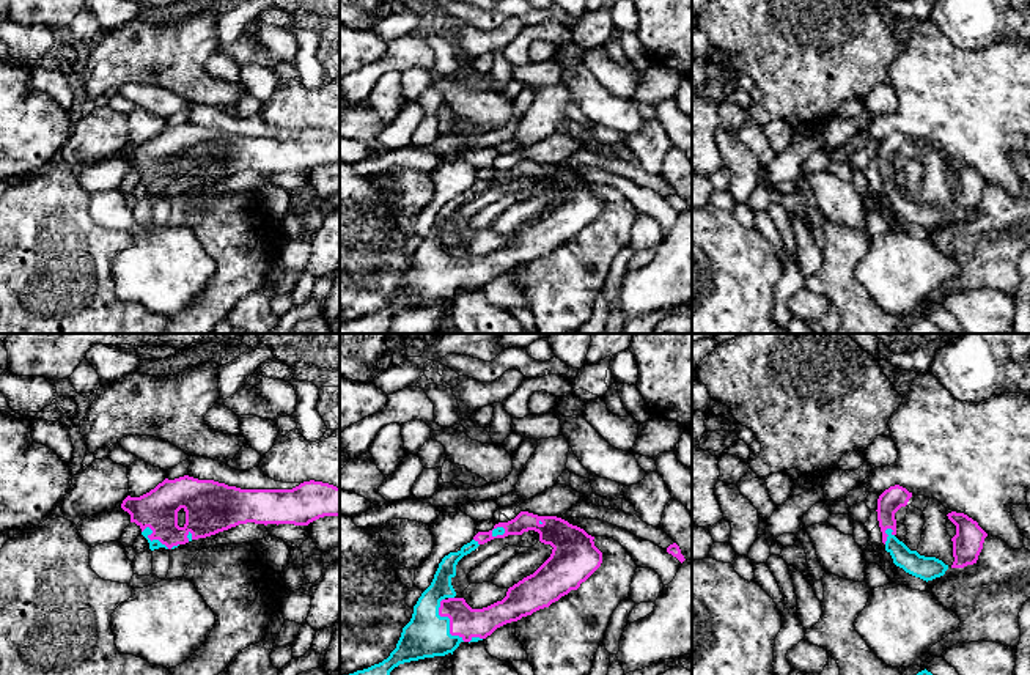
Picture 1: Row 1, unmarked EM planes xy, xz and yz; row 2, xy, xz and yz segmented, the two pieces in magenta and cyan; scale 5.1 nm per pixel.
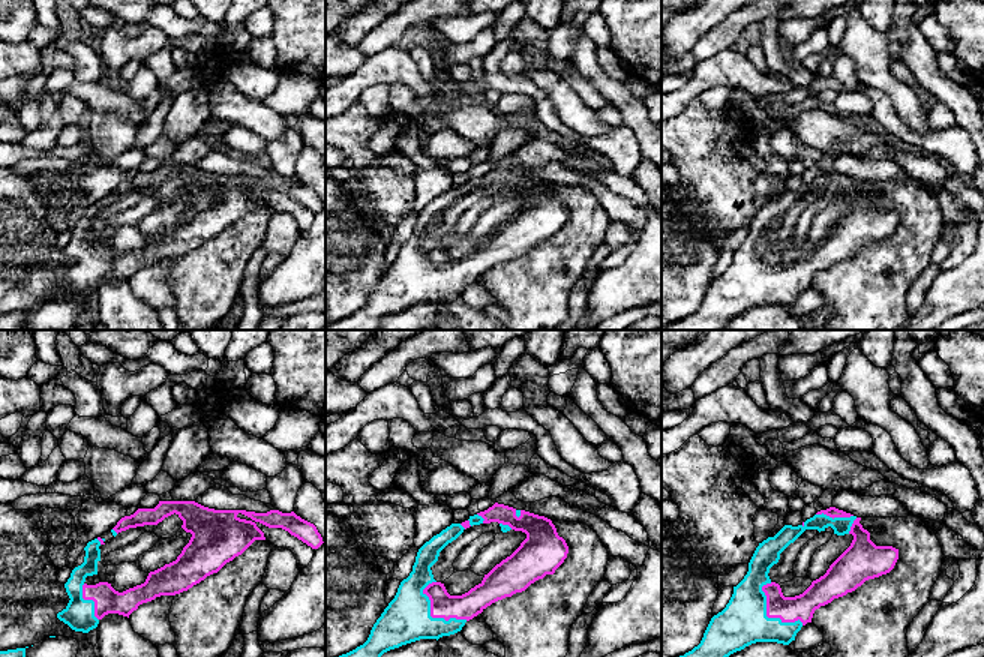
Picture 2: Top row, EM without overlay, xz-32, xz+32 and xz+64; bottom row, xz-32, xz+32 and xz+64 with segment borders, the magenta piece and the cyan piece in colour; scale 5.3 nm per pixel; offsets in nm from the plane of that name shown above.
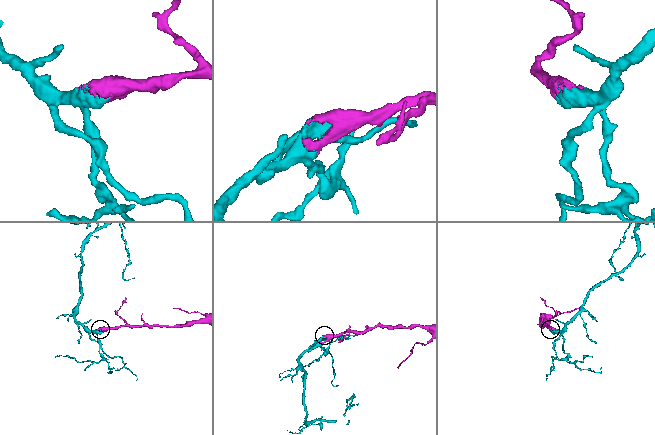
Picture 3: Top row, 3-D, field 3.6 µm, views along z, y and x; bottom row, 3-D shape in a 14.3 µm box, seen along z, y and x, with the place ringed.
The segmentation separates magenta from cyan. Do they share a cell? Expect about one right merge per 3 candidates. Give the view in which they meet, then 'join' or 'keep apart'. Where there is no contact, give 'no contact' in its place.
xz | join

